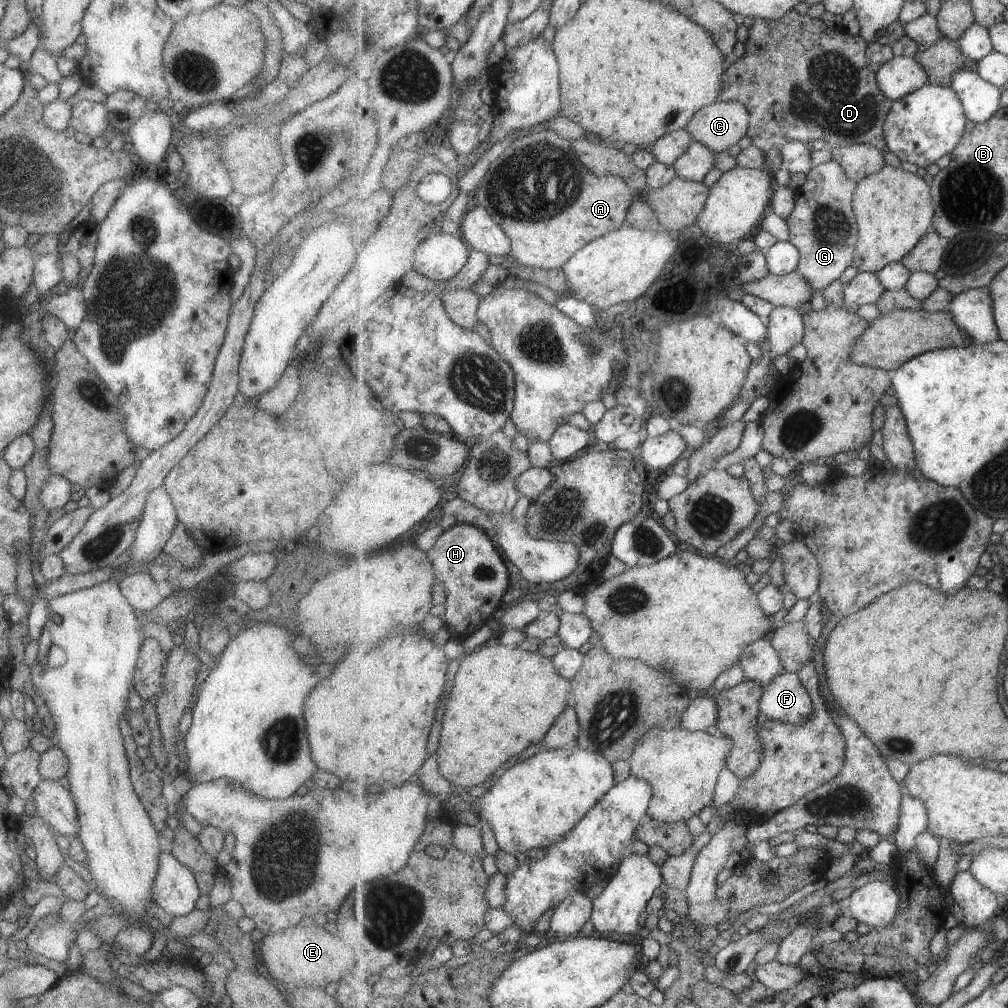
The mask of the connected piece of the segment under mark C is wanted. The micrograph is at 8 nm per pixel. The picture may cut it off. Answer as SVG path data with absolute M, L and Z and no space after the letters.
M717 101L704 106L686 126L695 141L703 143L714 153L722 153L733 148L744 136L748 136L750 111L739 101Z

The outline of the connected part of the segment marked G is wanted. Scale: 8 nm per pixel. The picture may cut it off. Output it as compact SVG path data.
M830 160L813 167L806 181L796 190L796 205L789 216L790 241L799 247L797 274L823 292L852 266L859 244L859 227L853 210L853 196L858 183L849 178L845 168Z

